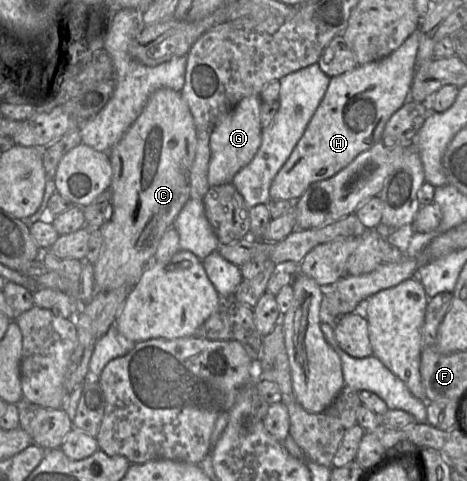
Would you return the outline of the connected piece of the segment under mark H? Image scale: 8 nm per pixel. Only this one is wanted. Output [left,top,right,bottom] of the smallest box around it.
[269,30,419,201]

